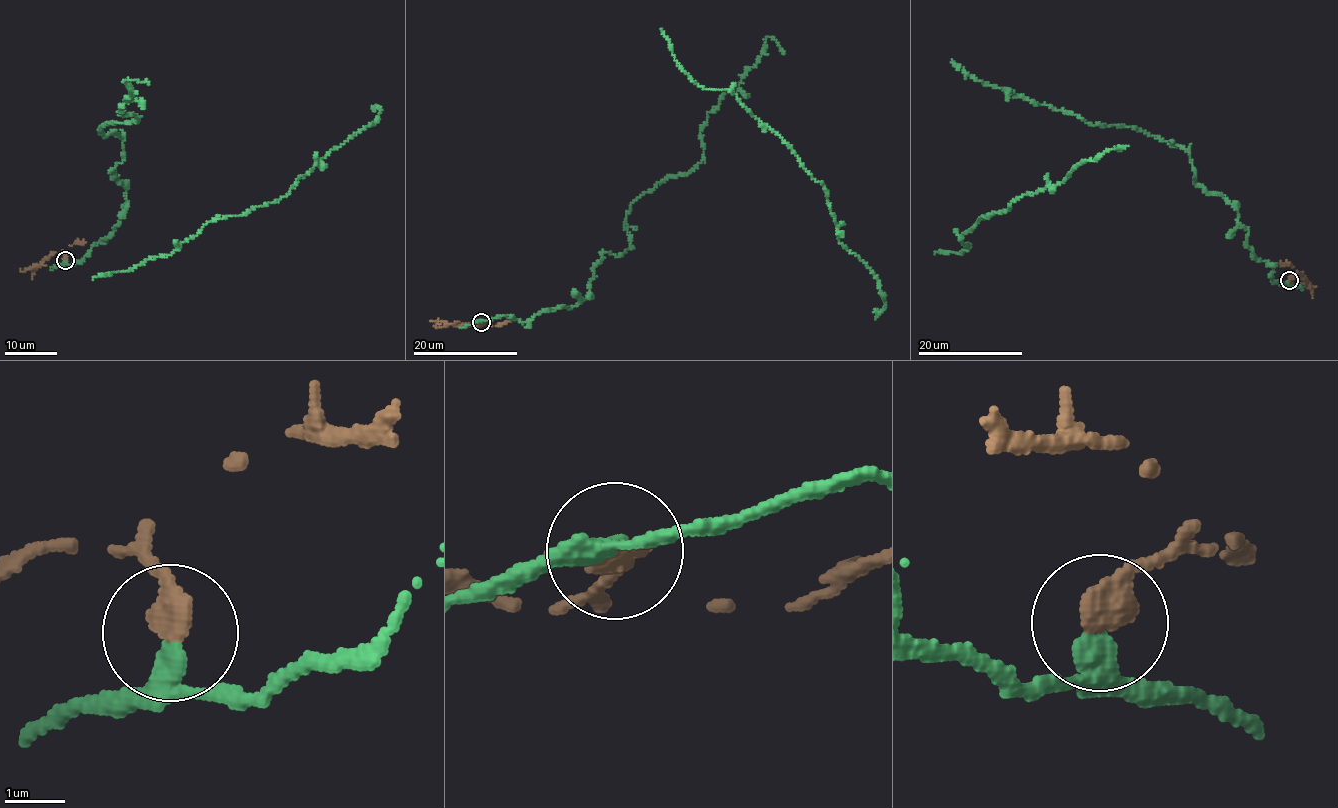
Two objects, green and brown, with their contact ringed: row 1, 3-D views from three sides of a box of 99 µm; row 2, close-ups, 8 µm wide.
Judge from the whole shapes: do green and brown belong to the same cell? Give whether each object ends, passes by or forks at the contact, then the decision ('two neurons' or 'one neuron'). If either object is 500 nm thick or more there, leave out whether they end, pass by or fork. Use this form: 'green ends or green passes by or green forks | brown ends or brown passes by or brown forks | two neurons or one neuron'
green passes by | brown ends | two neurons

